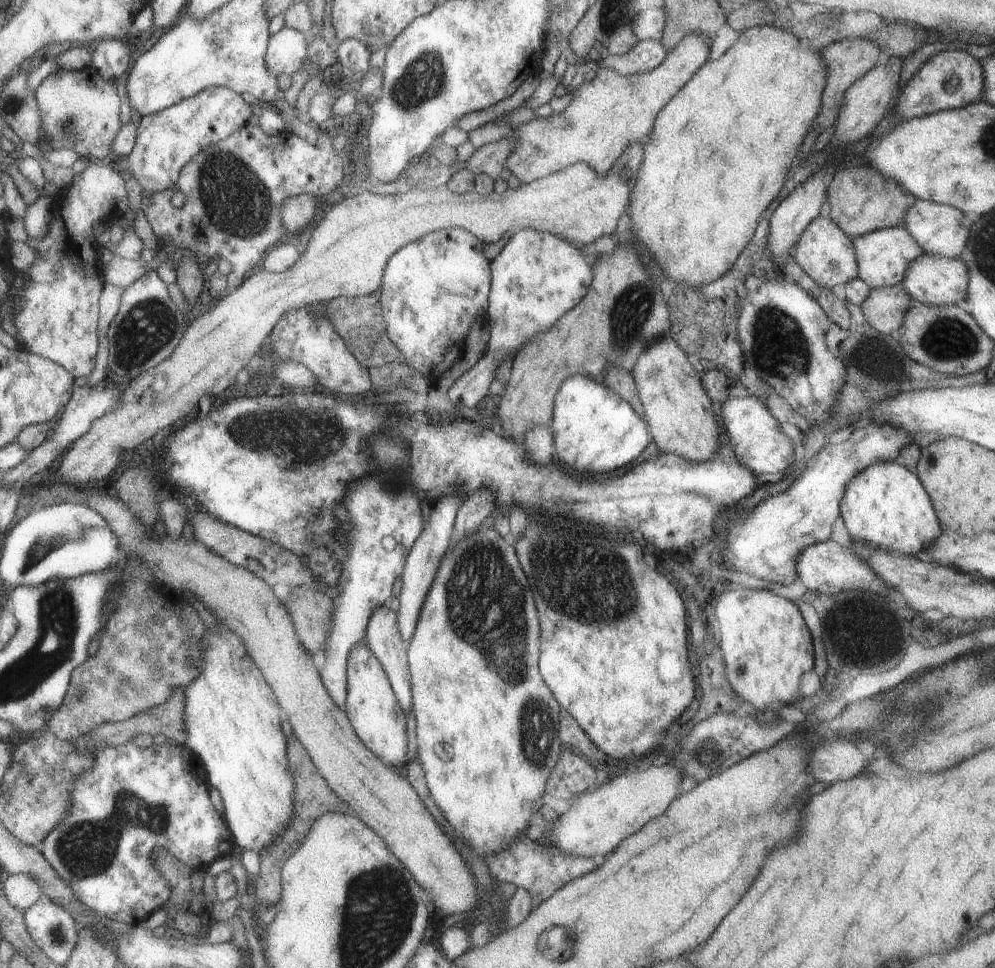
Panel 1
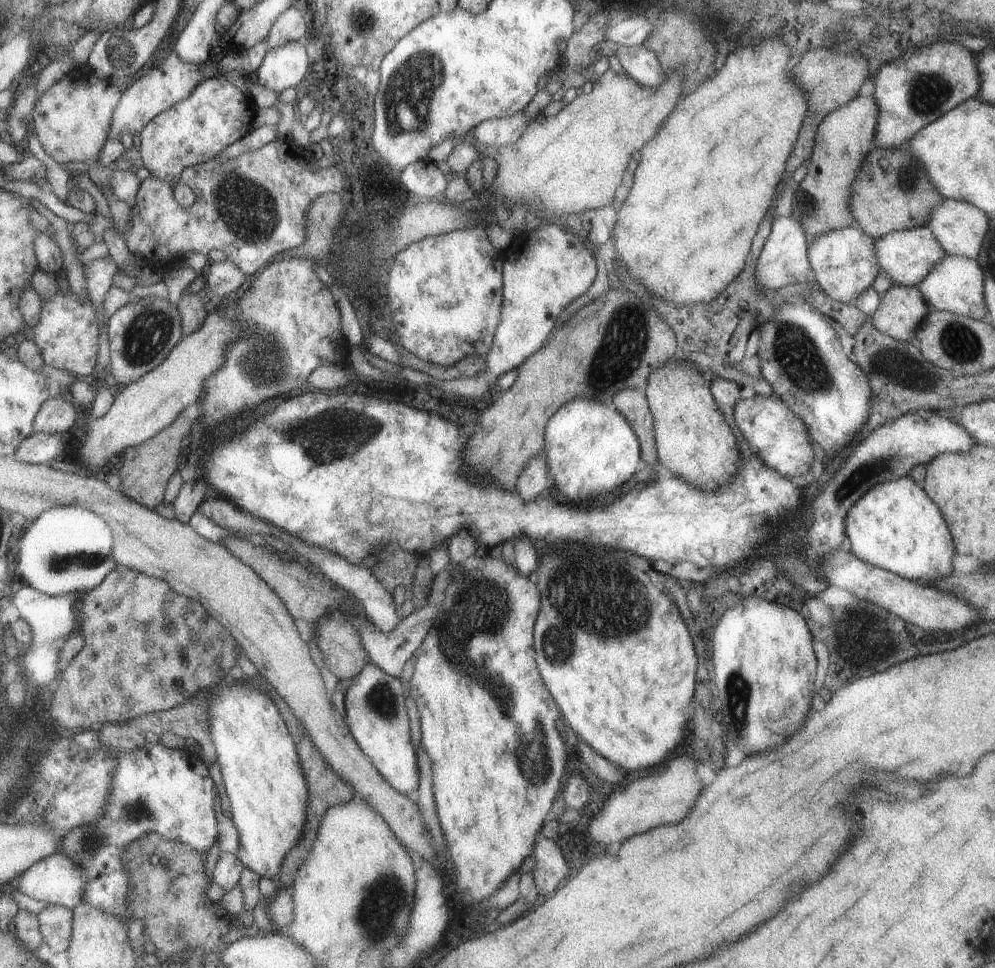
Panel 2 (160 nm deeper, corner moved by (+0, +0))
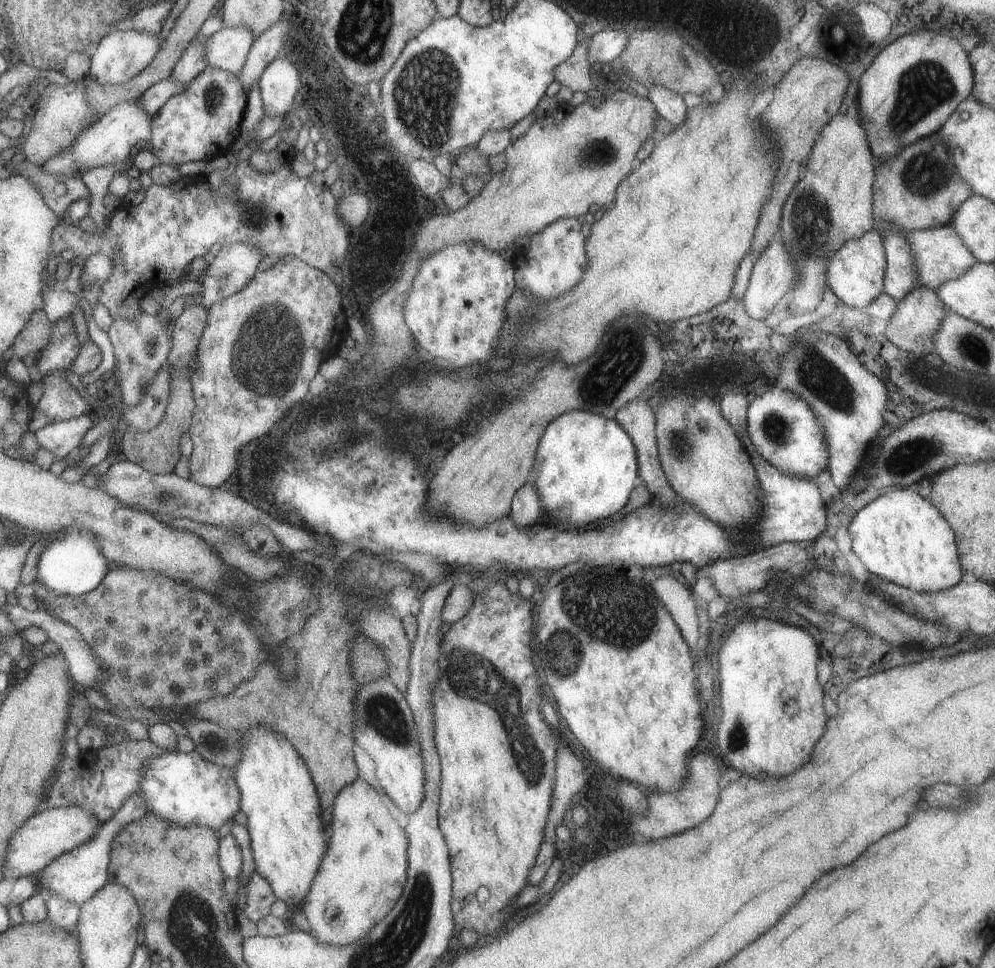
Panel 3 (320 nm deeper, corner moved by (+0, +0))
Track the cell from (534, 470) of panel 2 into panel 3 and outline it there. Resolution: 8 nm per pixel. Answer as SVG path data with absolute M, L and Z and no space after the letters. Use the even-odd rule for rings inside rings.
M534 473L527 477L525 484L517 489L513 495L510 504L510 511L508 516L515 523L516 527L529 528L537 525L539 522L540 500L537 493L532 487Z

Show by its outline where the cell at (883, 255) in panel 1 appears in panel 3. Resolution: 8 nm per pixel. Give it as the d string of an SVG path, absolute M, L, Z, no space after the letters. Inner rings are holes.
M949 225L932 229L909 229L906 239L913 253L919 284L934 291L947 281L963 276L963 273L978 261L963 244L959 234Z

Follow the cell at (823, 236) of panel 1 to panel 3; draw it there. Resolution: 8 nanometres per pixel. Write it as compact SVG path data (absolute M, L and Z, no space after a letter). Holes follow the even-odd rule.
M869 231L858 239L846 240L834 252L826 268L826 283L839 301L863 310L883 293L885 267L882 238L877 231Z

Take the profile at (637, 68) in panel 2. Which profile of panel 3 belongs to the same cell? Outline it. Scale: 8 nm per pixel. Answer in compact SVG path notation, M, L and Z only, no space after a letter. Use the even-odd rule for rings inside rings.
M652 85L647 90L647 98L651 101L657 115L663 121L666 121L673 127L682 125L685 122L687 108L680 94L659 85Z

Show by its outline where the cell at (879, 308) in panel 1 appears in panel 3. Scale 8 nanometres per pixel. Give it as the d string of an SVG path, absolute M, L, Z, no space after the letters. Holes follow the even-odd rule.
M921 284L912 288L901 300L896 302L895 312L885 323L882 334L901 350L912 352L915 356L925 356L935 352L933 335L939 330L945 316L945 306L933 289Z

